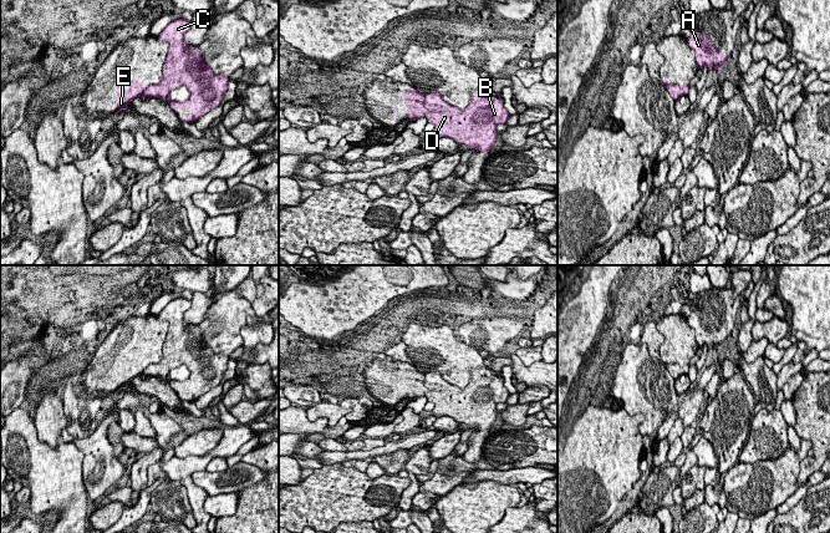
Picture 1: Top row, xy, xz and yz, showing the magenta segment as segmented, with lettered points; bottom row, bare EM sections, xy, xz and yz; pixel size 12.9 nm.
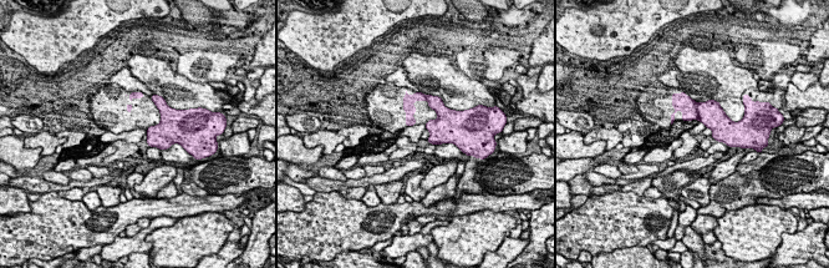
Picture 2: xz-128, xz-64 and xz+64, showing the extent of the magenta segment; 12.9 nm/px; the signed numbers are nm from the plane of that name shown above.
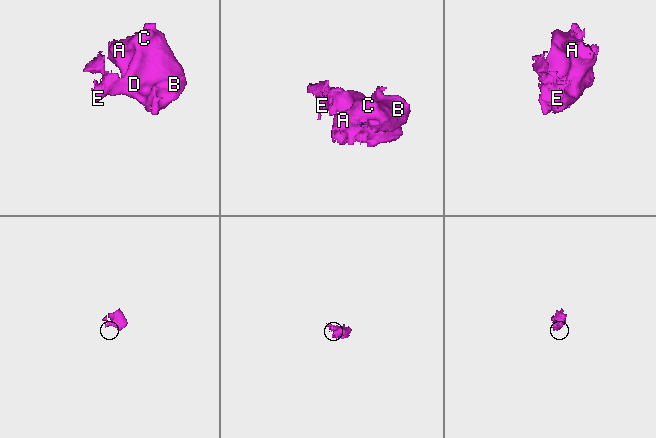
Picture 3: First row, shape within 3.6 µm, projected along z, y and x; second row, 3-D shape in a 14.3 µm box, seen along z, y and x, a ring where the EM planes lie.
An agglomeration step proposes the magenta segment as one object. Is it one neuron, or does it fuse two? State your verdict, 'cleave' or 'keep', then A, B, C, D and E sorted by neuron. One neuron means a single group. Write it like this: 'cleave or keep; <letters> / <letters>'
cleave; A B C D / E

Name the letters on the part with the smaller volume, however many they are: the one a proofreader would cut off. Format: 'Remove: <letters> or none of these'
Remove: E

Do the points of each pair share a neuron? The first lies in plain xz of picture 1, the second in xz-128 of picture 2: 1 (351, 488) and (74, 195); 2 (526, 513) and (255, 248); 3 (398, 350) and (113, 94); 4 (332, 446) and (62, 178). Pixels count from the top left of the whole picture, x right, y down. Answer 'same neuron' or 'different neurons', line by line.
1: different neurons
2: different neurons
3: different neurons
4: same neuron

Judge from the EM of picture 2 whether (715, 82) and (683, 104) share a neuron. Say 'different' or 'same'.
different

